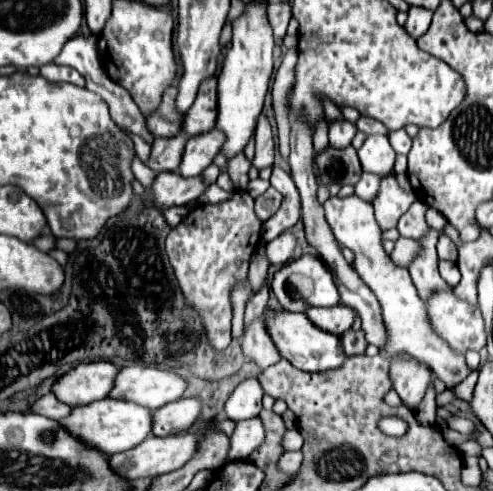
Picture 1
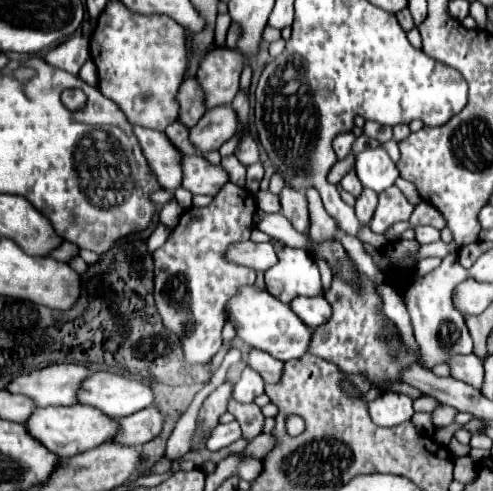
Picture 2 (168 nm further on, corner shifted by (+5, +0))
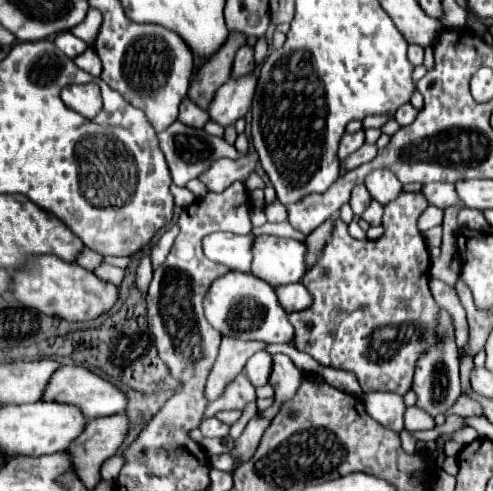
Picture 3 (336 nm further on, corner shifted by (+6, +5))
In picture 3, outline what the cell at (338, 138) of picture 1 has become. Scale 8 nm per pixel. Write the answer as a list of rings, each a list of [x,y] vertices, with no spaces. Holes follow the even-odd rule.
[[[363,129],[357,131],[357,133],[345,133],[345,135],[341,137],[341,143],[339,143],[339,159],[343,161],[349,153],[357,151],[363,143],[365,143],[365,133],[363,133]]]

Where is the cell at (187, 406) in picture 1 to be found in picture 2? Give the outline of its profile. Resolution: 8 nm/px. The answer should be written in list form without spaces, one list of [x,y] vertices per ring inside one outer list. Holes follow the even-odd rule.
[[[150,406],[146,410],[138,410],[126,418],[118,420],[118,434],[112,438],[122,446],[136,446],[150,442],[162,430],[162,414]]]

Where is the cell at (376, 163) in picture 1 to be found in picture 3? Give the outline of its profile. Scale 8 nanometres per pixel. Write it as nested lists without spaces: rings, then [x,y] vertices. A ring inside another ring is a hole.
[[[375,169],[375,171],[367,173],[365,187],[369,189],[371,197],[377,199],[381,205],[387,205],[401,193],[401,183],[391,173],[391,169]]]

